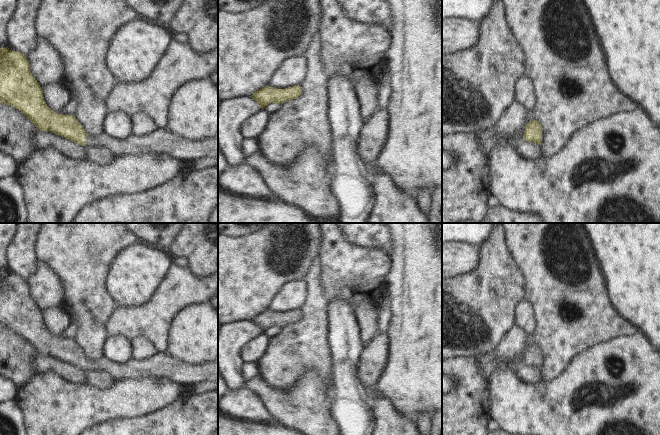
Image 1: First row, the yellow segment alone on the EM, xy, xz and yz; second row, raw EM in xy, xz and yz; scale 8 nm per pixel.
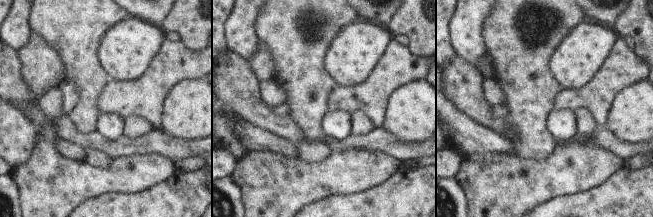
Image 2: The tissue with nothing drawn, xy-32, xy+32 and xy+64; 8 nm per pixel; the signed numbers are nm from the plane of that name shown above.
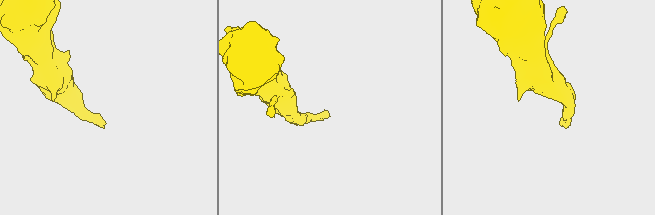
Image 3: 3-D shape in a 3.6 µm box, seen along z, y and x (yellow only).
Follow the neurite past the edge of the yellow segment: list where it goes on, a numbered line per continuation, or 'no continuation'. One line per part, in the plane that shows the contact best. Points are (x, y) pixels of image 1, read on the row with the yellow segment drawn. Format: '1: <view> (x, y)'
1: xy (161, 141).

